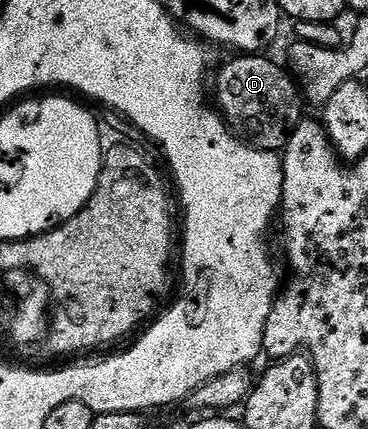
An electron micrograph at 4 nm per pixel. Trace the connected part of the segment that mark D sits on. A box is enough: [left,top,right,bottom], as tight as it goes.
[213,55,305,152]

